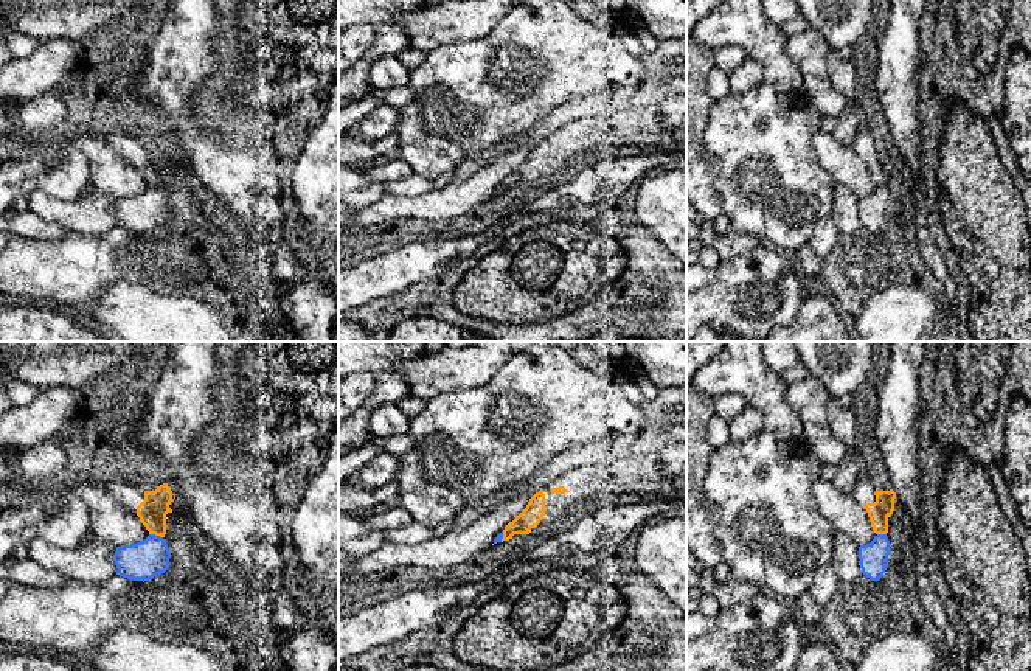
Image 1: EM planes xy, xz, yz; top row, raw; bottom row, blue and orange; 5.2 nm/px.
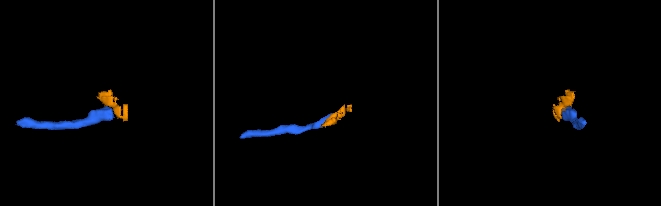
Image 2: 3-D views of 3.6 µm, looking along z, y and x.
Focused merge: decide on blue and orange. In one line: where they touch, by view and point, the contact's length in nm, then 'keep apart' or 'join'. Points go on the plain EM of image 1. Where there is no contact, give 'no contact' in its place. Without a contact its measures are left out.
xy (154, 187) | 80 nm | join

